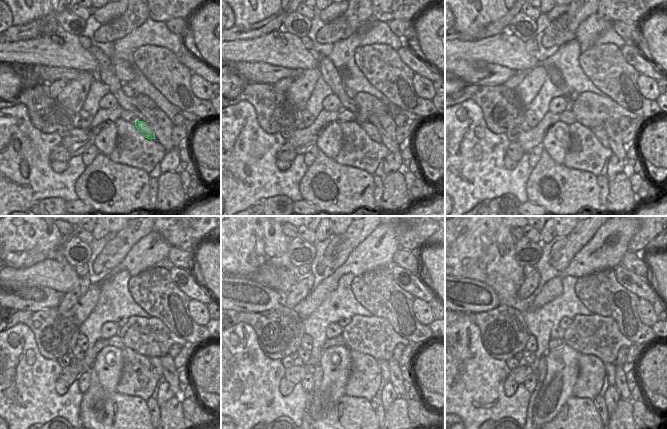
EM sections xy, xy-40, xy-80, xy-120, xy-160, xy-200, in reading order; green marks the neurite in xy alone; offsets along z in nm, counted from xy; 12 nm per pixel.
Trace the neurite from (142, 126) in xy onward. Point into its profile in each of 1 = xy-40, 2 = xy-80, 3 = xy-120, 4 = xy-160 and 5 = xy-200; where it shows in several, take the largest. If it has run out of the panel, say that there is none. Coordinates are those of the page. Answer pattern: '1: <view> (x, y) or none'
1: xy-40 (370, 129)
2: xy-80 (600, 134)
3: xy-120 (155, 362)
4: xy-160 (382, 365)
5: xy-200 (609, 367)

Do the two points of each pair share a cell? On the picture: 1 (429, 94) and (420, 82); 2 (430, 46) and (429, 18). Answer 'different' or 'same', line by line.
1: same
2: same

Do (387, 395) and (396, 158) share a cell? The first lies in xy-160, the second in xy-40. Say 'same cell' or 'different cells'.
same cell

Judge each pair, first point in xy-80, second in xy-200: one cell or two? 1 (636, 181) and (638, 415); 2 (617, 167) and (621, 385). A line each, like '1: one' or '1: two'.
1: one
2: two

